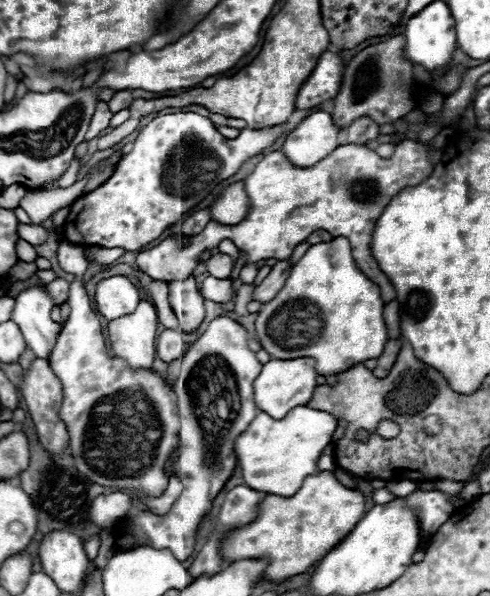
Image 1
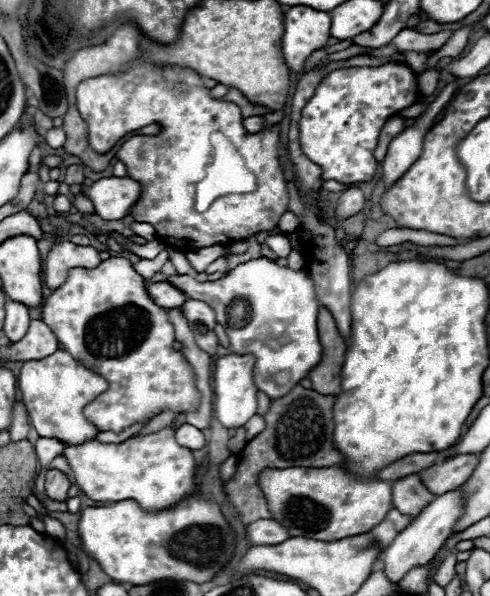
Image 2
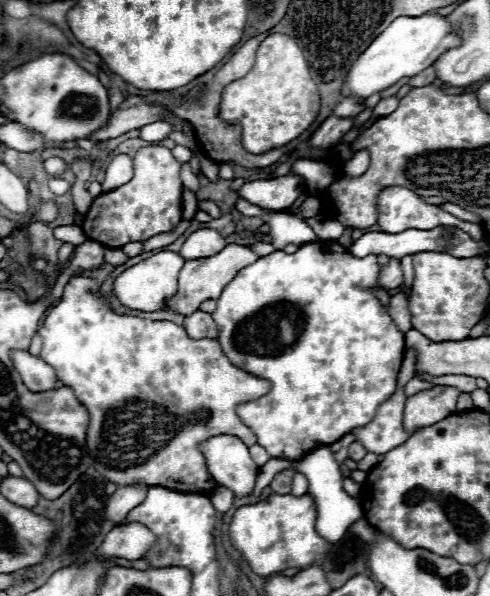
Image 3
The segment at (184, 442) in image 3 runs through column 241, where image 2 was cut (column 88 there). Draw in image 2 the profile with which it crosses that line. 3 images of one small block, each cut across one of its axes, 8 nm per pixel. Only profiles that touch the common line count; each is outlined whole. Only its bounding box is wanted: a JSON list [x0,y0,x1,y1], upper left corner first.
[18,350,108,444]

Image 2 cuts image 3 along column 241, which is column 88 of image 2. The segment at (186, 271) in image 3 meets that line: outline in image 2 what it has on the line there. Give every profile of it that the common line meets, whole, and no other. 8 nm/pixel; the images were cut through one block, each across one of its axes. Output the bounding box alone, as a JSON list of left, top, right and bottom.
[44,242,100,290]

